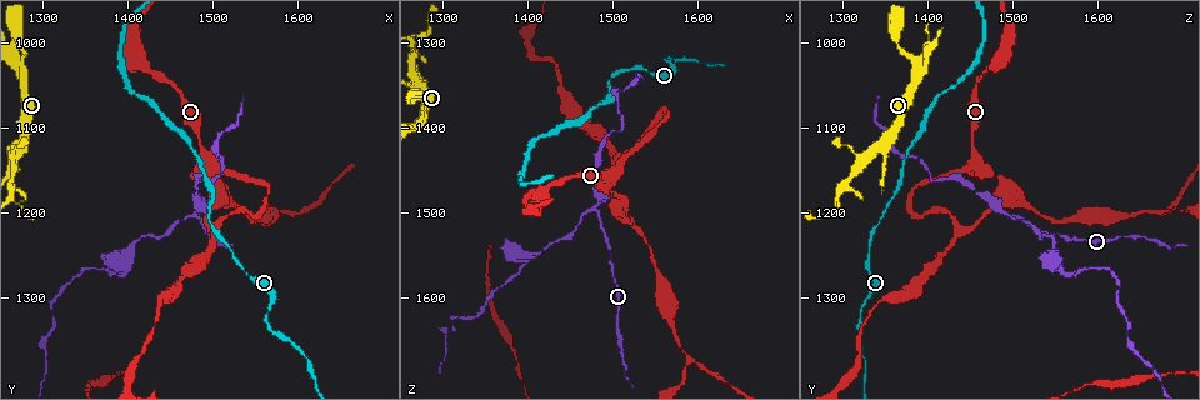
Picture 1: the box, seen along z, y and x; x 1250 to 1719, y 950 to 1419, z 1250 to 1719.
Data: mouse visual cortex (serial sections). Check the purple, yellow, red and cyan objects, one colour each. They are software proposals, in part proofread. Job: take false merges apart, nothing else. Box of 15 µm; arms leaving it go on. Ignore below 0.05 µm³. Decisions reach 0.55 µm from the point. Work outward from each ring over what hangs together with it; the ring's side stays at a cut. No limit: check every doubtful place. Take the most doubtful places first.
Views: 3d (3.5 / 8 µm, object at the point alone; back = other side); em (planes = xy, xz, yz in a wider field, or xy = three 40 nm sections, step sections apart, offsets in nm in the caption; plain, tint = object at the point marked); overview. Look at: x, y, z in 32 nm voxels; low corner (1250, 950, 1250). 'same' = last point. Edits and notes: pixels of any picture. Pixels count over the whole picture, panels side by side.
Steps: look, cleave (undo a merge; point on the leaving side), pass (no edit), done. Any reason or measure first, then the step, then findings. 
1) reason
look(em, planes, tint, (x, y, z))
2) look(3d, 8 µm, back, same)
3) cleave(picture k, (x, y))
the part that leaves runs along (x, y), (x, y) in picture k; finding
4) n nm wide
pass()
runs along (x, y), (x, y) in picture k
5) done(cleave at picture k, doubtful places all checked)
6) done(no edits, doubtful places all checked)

sharp bend
look(3d, 3.5 µm, (1565, 1330, 1320))

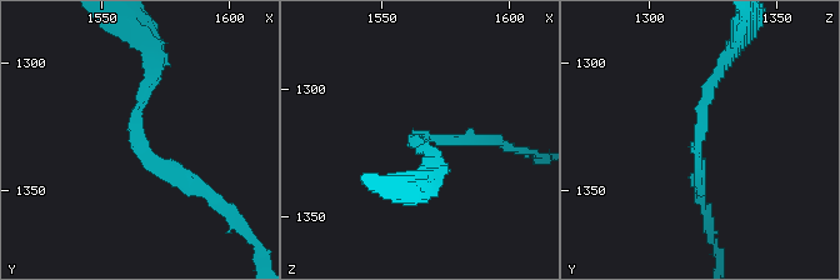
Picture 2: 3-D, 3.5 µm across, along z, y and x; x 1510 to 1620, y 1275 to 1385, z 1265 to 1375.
arms of 150, 150 nm
look(em, xy, step 2, tint, (1564, 1331, 1319))

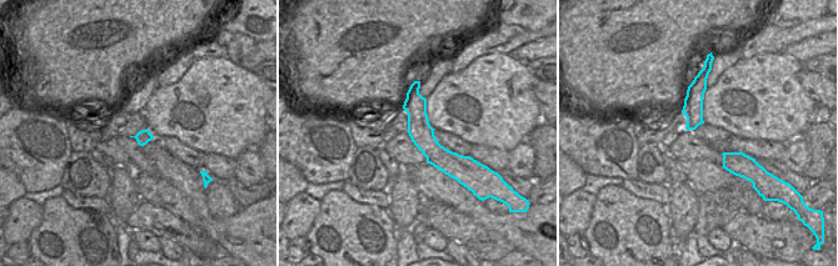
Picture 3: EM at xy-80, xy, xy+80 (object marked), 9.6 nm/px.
240 nm wide
pass()
runs along (417, 84), (423, 137), (464, 159) in picture 3; all the same cell

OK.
arms part here
look(3d, 3.5 µm, (1475, 1205, 1495))

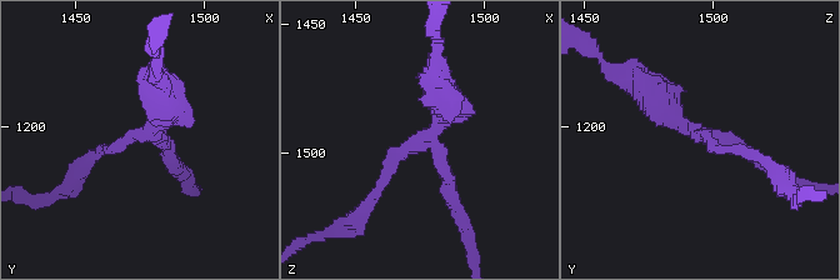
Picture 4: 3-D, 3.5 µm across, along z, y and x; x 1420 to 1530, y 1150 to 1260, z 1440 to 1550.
3 arms; arms of 200, 200, 400 nm
look(em, planes, tint, (1479, 1202, 1496))

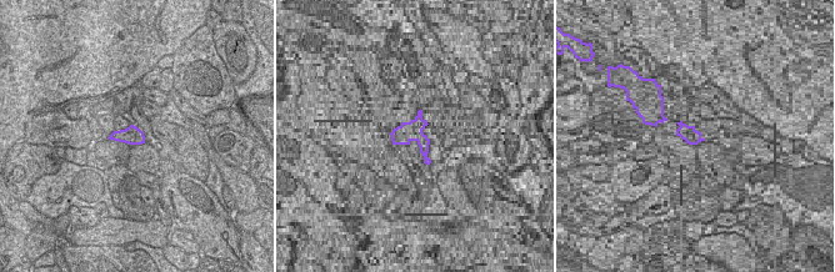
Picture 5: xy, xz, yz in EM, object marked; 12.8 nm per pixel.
cleave(picture 4, (390, 161))
the part that leaves runs along (436, 148), (390, 160), (360, 215) in picture 4; a second cell is stuck on

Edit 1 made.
sharp bend
look(3d, 8 µm, (1505, 1180, 1495))

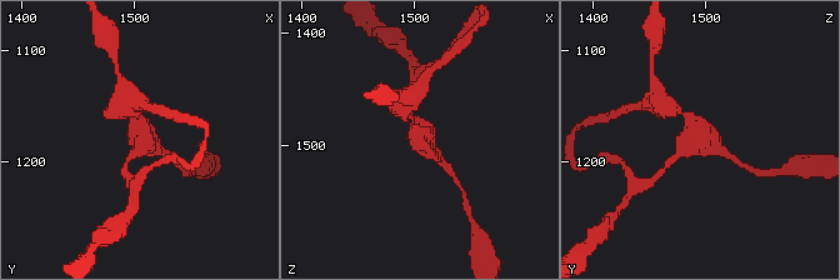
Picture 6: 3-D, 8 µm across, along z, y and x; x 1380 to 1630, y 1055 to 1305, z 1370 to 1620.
shape alone is not enough
look(em, planes, tint, (1506, 1178, 1496))

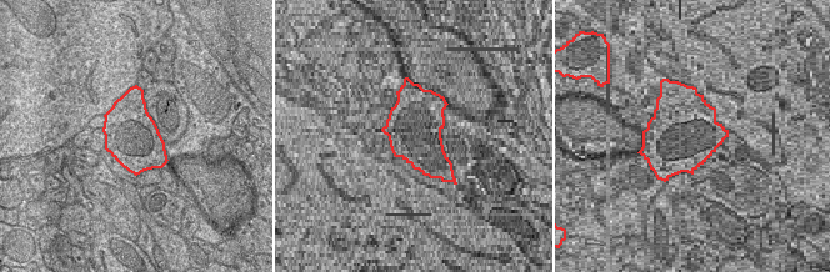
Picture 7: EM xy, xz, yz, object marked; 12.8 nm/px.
pass()
runs along (678, 113), (690, 121), (691, 136), (669, 164) in picture 6; all the same cell

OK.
done(cleave at picture 4, doubtful places all checked)

